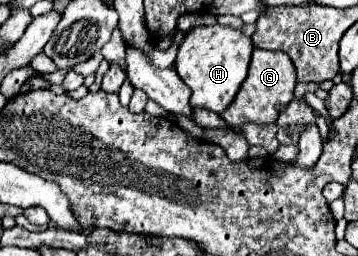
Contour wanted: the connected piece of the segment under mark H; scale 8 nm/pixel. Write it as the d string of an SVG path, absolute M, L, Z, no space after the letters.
M219 23L211 27L189 29L179 47L175 71L183 79L183 83L193 91L189 101L191 107L205 107L209 111L223 113L247 77L251 51L253 43L249 37L243 35L241 29L225 27Z

